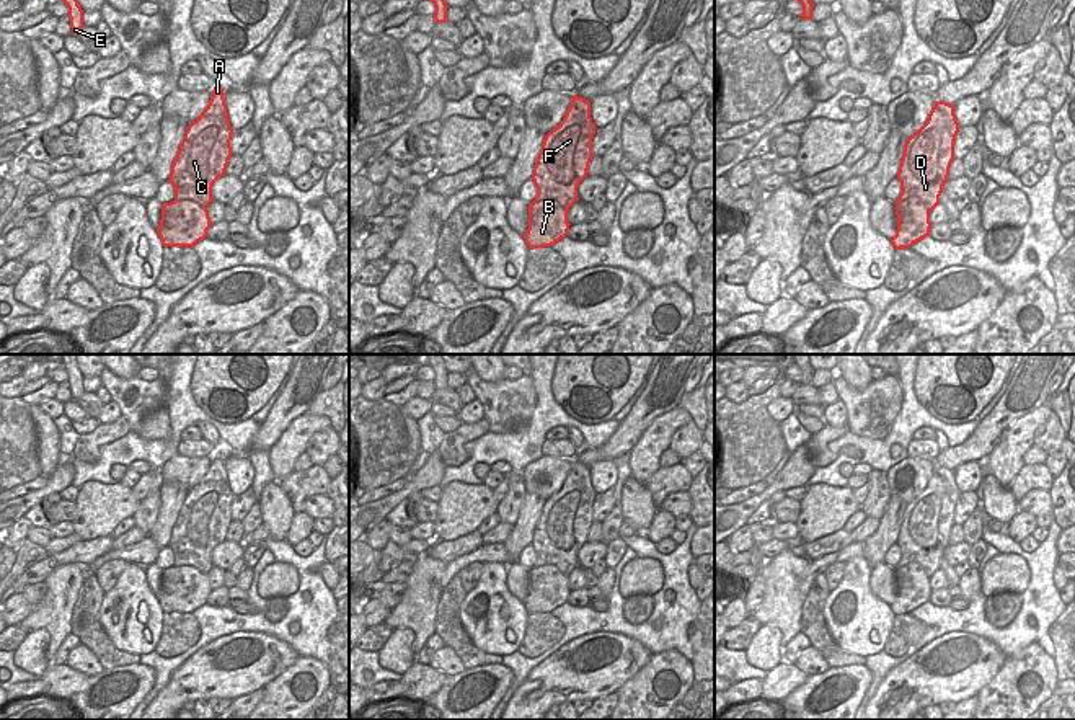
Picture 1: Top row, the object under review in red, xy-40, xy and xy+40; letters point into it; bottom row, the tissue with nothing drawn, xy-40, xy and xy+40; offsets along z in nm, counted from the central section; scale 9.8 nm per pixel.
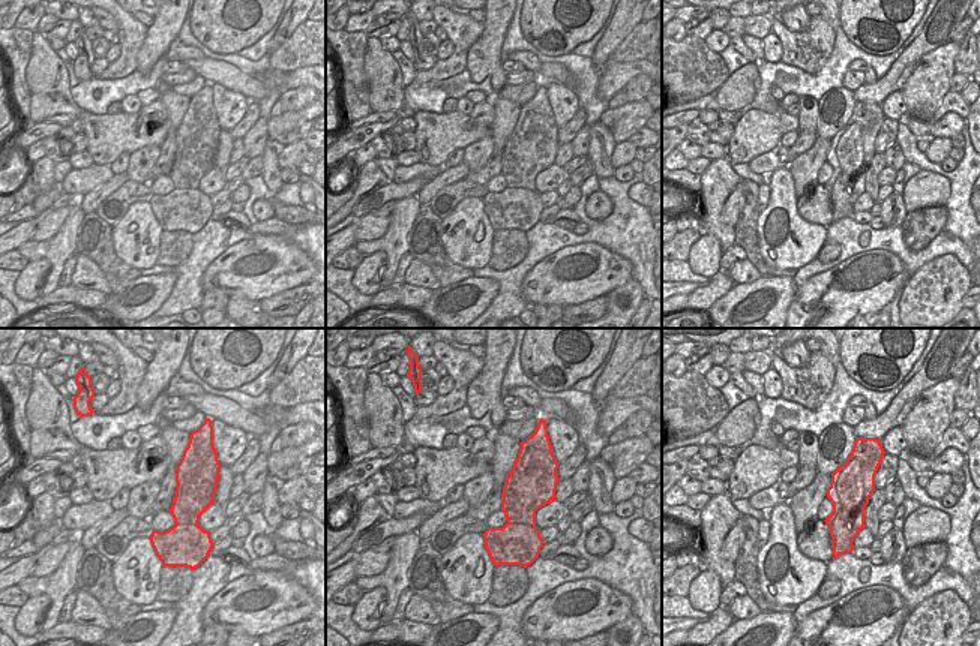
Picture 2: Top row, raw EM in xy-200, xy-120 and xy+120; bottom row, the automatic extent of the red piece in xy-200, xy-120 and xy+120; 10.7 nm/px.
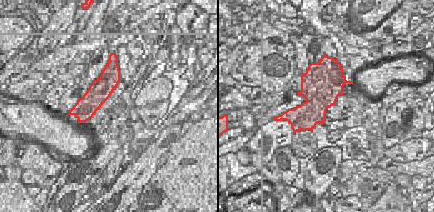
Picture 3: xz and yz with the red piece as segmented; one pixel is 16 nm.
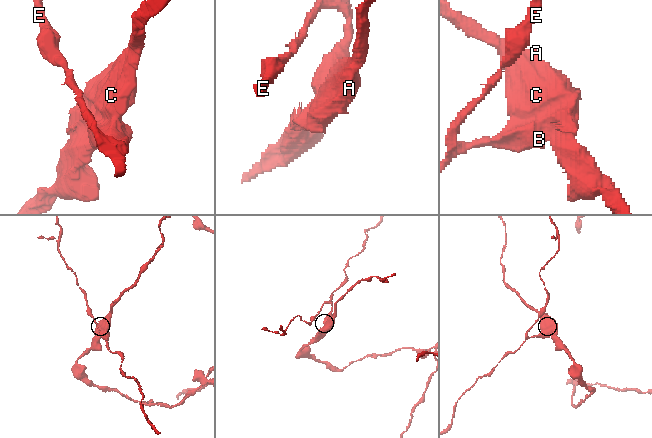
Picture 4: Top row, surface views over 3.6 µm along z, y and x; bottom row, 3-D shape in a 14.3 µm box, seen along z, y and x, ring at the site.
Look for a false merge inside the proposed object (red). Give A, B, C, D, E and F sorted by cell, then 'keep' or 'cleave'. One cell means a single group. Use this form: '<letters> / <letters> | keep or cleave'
A C D F / B E | cleave

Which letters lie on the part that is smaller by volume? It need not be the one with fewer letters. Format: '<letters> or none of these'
B, E

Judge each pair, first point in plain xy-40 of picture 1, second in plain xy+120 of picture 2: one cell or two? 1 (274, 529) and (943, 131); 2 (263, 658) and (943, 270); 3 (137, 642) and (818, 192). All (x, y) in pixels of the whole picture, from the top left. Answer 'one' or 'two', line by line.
1: two
2: two
3: two

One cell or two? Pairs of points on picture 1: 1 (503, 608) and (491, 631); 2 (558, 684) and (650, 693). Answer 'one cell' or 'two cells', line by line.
1: one cell
2: two cells

